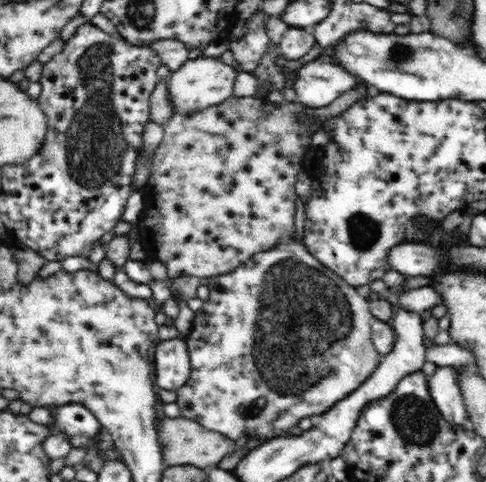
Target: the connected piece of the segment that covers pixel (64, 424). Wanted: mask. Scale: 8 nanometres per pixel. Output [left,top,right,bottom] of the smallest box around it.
[52,403,103,449]

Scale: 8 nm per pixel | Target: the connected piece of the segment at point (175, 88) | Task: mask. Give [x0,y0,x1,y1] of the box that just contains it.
[165,56,237,114]

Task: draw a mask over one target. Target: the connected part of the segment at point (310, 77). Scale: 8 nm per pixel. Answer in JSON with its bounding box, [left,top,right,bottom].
[292,57,363,108]

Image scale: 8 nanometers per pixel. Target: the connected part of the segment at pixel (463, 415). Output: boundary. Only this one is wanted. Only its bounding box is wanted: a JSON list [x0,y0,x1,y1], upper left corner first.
[428,367,468,426]

